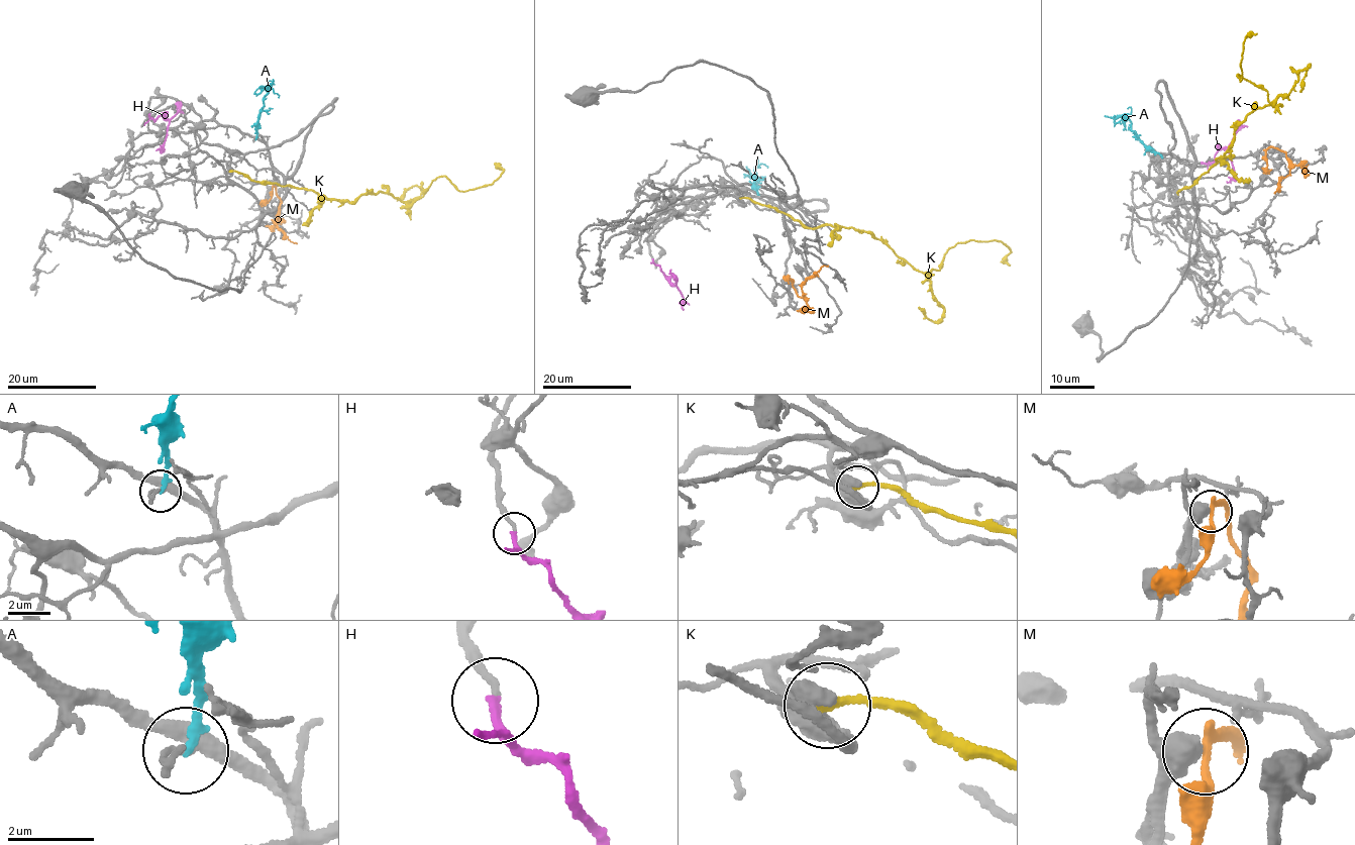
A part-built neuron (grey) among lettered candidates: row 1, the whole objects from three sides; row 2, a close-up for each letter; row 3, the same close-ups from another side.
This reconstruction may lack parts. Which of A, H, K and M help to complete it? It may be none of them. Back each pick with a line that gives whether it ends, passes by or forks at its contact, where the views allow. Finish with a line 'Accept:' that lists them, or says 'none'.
H: It ends there
Accept: H

